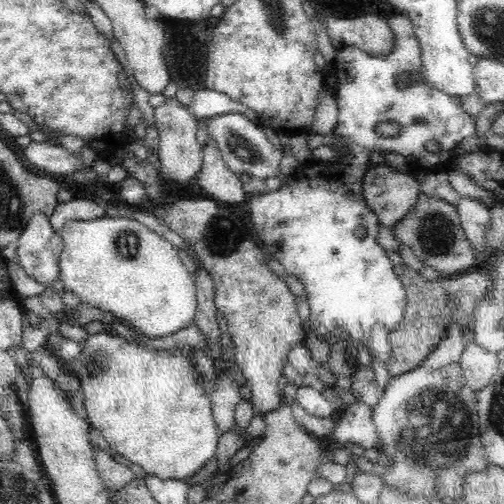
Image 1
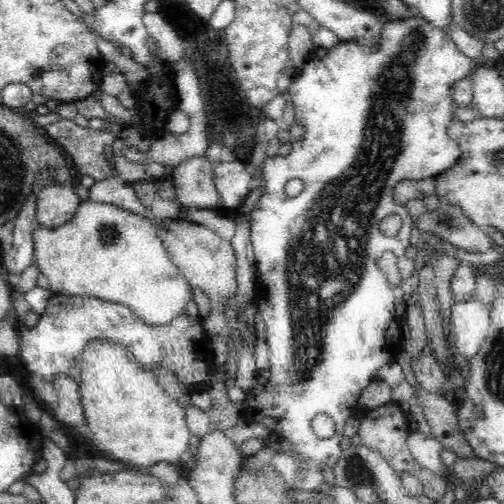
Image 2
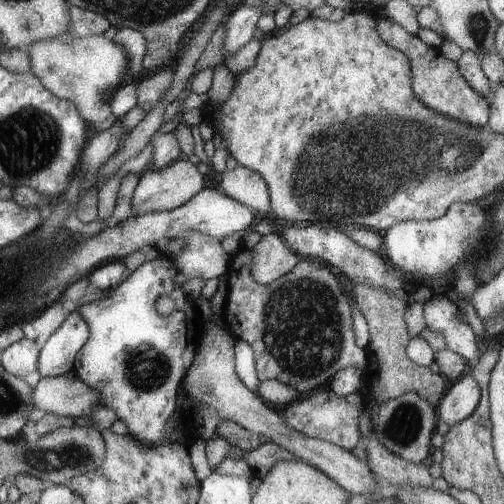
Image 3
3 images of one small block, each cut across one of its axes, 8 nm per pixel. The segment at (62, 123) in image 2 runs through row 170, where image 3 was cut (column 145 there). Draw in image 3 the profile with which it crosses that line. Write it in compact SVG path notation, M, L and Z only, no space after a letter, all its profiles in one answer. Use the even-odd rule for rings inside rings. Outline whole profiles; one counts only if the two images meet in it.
M163 68L153 76L145 78L143 82L139 82L135 88L137 106L143 112L149 112L163 98L165 90L171 86L171 78L173 78L173 68Z

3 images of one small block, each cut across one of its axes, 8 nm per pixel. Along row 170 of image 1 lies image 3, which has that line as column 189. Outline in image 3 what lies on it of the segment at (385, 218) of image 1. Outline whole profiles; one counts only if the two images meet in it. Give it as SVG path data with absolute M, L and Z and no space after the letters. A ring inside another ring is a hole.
M227 274L217 278L217 290L209 300L209 310L213 314L213 322L203 324L203 336L201 342L197 346L197 352L193 356L193 364L187 370L187 374L183 374L183 390L185 390L185 398L191 398L195 404L193 408L185 408L185 412L191 418L191 424L195 428L195 436L199 436L203 442L207 442L209 438L215 438L215 430L217 424L221 420L229 420L233 424L237 424L239 428L251 432L251 434L259 434L263 438L269 438L269 444L275 444L283 450L287 450L293 458L301 460L303 464L313 466L315 470L319 470L321 474L325 474L327 478L331 478L339 488L343 488L347 494L363 494L369 496L375 490L375 484L379 484L379 478L373 476L367 468L367 462L357 460L351 452L345 452L339 446L333 446L329 442L323 440L315 440L315 438L307 438L299 432L295 432L293 428L289 428L281 416L267 408L263 404L261 398L257 398L255 394L251 394L241 380L235 374L235 360L233 360L233 336L223 328L221 324L221 316L223 316L223 304L227 298Z

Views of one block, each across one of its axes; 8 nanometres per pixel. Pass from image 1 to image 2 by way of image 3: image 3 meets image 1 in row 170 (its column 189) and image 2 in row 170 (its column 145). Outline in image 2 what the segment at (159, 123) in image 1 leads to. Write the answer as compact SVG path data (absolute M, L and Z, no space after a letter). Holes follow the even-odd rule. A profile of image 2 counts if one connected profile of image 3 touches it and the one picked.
M206 156L188 158L172 168L170 182L174 184L176 202L182 208L192 210L220 210L222 202L214 186L214 164Z

